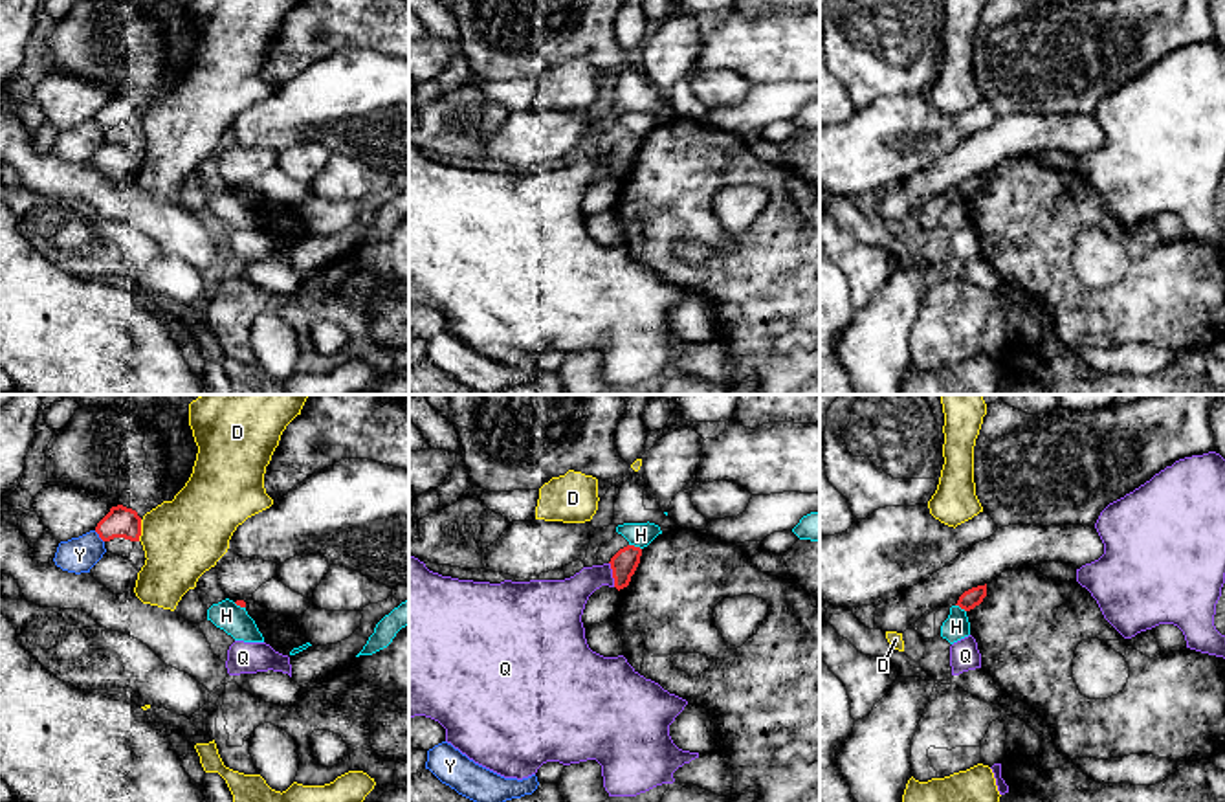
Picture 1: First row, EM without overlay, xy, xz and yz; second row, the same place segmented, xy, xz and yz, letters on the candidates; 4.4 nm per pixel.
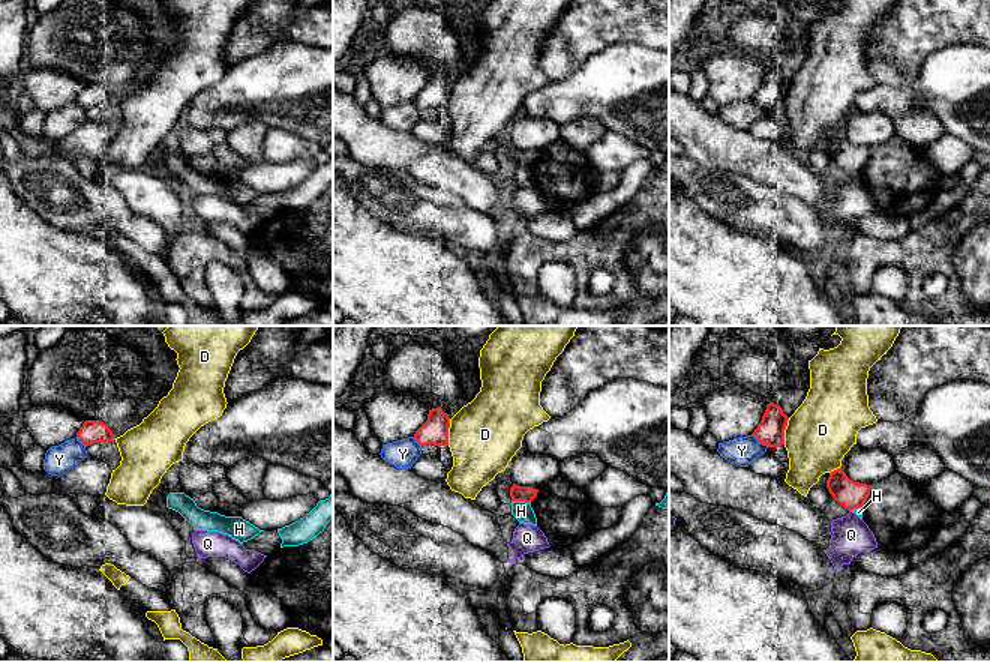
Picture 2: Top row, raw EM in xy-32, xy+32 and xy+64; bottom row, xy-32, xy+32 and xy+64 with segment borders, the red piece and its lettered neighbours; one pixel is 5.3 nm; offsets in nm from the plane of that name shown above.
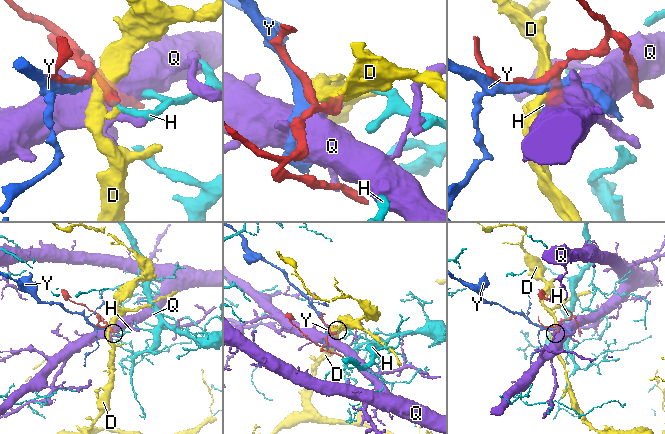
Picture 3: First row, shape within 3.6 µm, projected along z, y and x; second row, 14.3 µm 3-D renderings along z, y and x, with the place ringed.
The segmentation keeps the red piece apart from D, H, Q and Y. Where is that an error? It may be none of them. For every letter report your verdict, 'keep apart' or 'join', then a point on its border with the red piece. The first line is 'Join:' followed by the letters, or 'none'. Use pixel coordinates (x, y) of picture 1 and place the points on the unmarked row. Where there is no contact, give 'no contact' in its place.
Join: none
D: keep apart; contact xy (140, 120)
H: keep apart; contact xz (633, 134)
Q: keep apart; contact xz (613, 164)
Y: keep apart; contact xy (99, 125)

